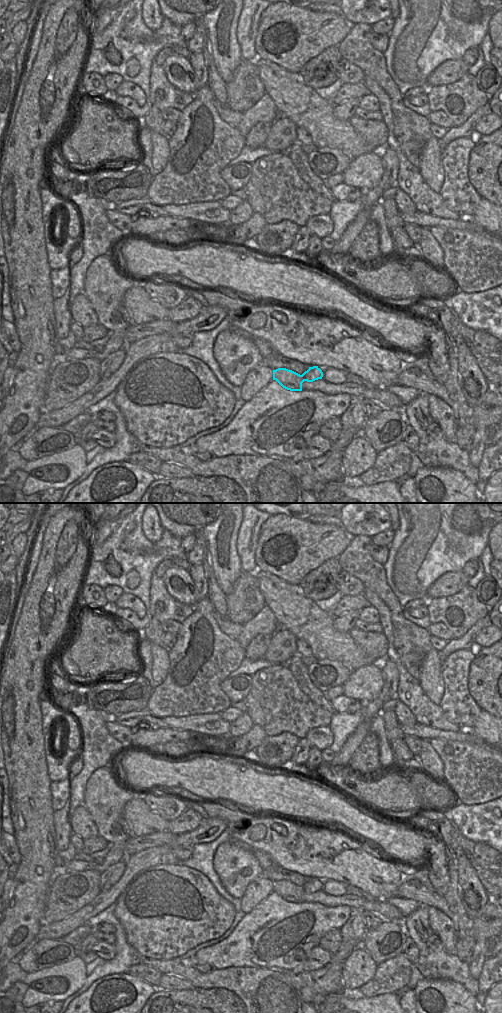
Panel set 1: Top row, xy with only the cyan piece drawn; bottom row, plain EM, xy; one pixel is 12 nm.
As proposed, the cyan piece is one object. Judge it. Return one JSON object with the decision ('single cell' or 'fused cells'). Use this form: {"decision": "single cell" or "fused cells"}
{"decision": "fused cells"}

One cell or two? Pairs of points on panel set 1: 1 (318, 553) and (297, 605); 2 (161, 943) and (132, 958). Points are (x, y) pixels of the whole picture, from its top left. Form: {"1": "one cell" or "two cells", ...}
{"1": "two cells", "2": "two cells"}

